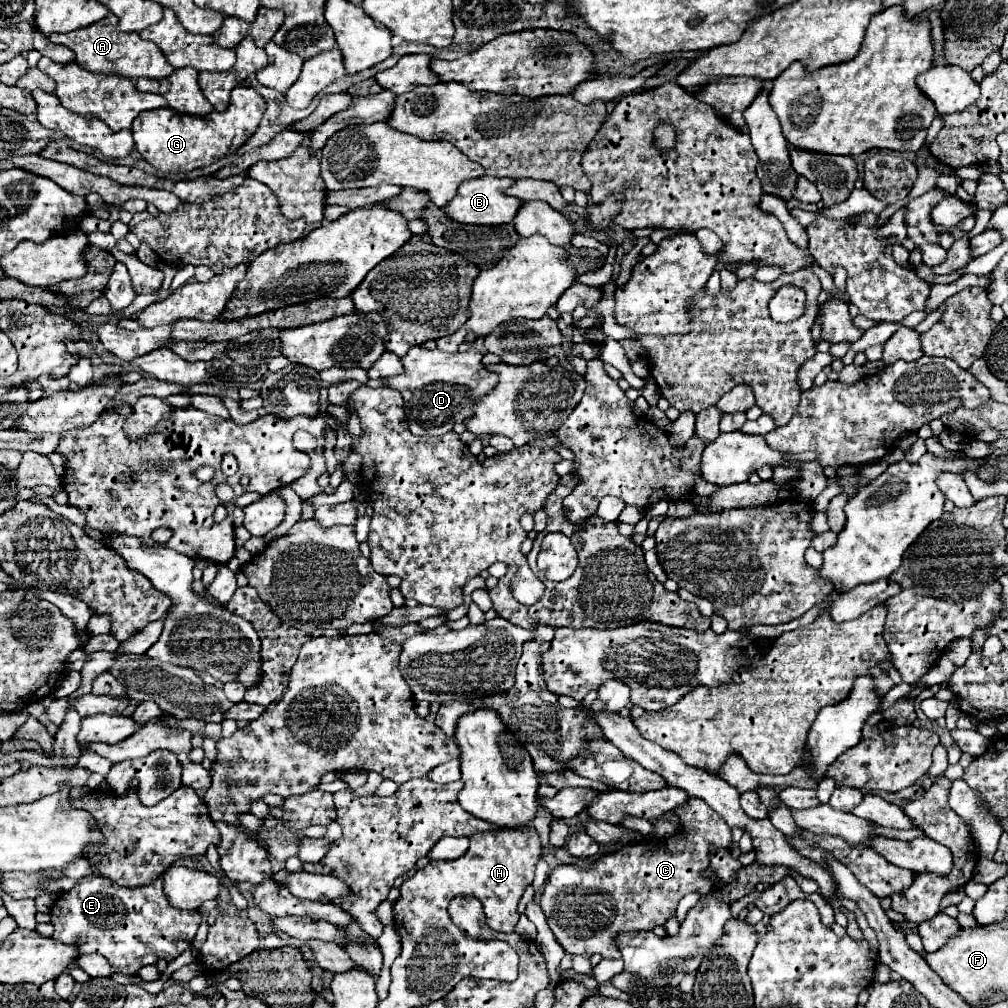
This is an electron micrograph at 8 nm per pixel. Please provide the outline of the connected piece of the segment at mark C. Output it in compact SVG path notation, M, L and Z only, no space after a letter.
M689 797L683 807L675 809L675 815L683 819L681 831L669 837L663 845L659 841L653 845L639 845L639 851L631 851L631 855L623 855L623 849L605 857L599 857L591 869L581 869L577 865L559 865L551 871L545 889L541 893L541 909L547 917L547 925L553 931L557 943L571 955L593 957L599 953L601 957L619 957L615 937L627 931L653 931L657 925L665 925L667 919L675 915L677 903L687 893L699 893L701 897L711 891L711 883L701 877L701 871L709 867L709 845L729 847L731 845L731 827L719 817L703 799Z

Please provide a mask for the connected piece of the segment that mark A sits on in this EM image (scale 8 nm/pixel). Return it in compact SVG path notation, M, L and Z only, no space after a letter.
M111 13L103 21L97 21L89 27L69 31L69 33L55 33L49 39L57 45L67 45L69 49L75 51L77 63L83 65L83 69L93 71L93 73L119 73L129 79L137 77L149 77L149 79L163 79L173 73L173 67L167 63L163 51L151 43L139 37L139 33L123 33L117 31L119 19Z

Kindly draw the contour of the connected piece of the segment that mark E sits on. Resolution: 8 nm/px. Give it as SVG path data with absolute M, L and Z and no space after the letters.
M87 875L73 889L65 891L51 909L51 923L55 927L55 933L53 933L55 939L59 939L63 943L79 943L81 955L99 953L111 963L113 971L121 971L127 975L135 975L141 967L155 965L159 959L173 961L175 957L179 957L191 945L191 941L201 925L201 919L203 917L199 911L175 909L167 903L161 877L155 879L155 883L151 883L147 887L129 889L129 887L119 887L119 885L111 883L109 879L103 879L97 875Z

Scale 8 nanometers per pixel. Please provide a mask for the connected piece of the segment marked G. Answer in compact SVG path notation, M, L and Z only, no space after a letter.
M235 87L231 91L231 103L225 111L217 113L213 111L207 117L191 117L191 115L179 115L165 109L153 109L143 111L133 121L133 139L137 151L159 171L165 173L187 173L197 167L207 167L213 161L235 153L259 127L259 121L265 111L265 99L253 89L253 87Z

